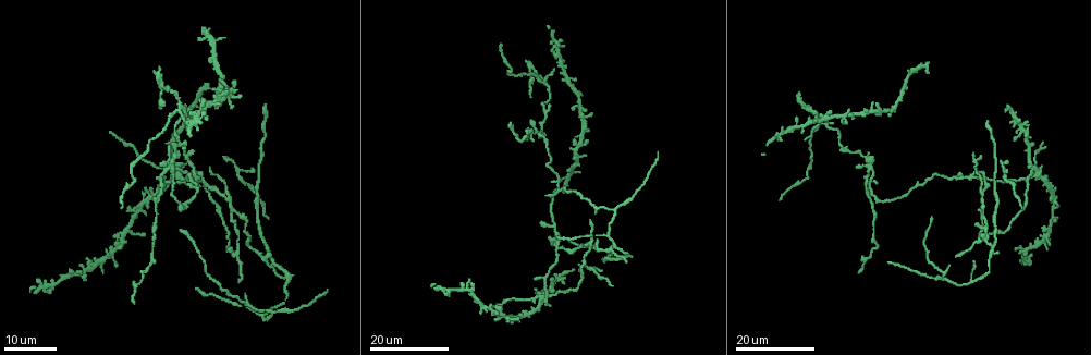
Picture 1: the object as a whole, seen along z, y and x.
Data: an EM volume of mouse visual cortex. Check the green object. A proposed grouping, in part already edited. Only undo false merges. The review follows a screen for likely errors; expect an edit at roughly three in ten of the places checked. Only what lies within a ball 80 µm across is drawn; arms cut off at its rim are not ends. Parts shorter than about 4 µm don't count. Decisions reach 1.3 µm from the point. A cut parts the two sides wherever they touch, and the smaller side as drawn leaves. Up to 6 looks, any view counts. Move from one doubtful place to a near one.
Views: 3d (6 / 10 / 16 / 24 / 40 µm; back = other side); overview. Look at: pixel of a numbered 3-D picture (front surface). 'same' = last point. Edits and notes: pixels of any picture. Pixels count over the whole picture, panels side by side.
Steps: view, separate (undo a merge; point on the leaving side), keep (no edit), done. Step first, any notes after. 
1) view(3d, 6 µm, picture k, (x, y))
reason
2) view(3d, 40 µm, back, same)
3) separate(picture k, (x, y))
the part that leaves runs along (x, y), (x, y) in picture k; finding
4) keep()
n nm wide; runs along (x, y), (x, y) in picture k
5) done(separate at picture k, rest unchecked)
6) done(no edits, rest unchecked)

view(3d, 16 µm, picture 1, (944, 278))
three-way junction

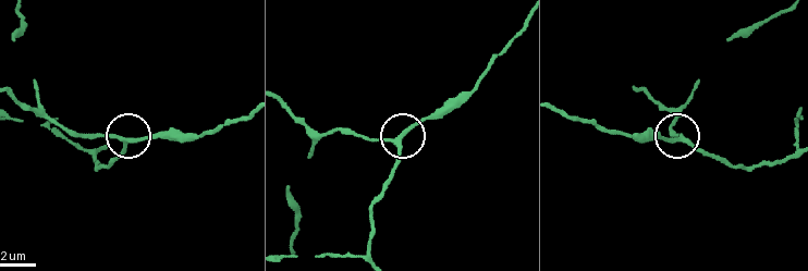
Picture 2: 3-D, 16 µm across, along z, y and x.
view(3d, 10 µm, picture 2, (121, 138))

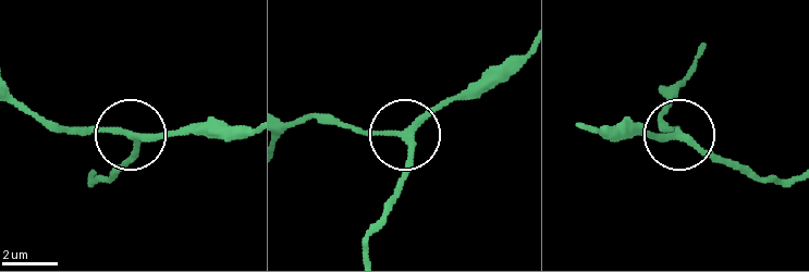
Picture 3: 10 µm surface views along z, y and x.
keep()
side arm 21 µm; runs along (365, 254), (367, 233), (397, 184), (409, 137), (468, 87) in picture 3; all the same neuron

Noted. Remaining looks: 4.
view(3d, 24 µm, picture 1, (982, 241))
arms part here

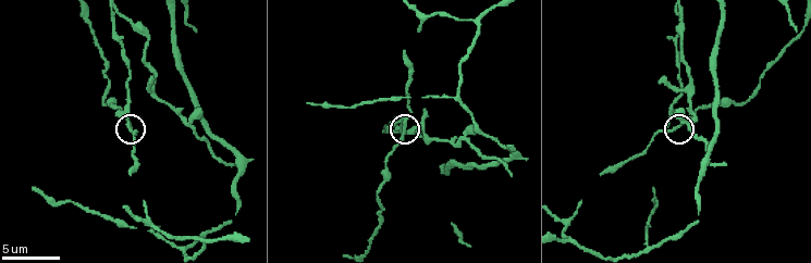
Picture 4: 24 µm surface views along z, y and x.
view(3d, 10 µm, picture 4, (403, 126))
zoom in

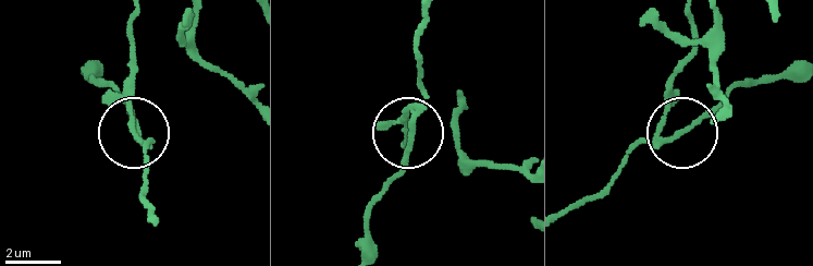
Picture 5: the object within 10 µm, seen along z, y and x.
separate(picture 5, (668, 106))
side arm 8 µm; a second neuron is stuck on

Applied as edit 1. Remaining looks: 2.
done(separate at picture 5, rest unchecked)

